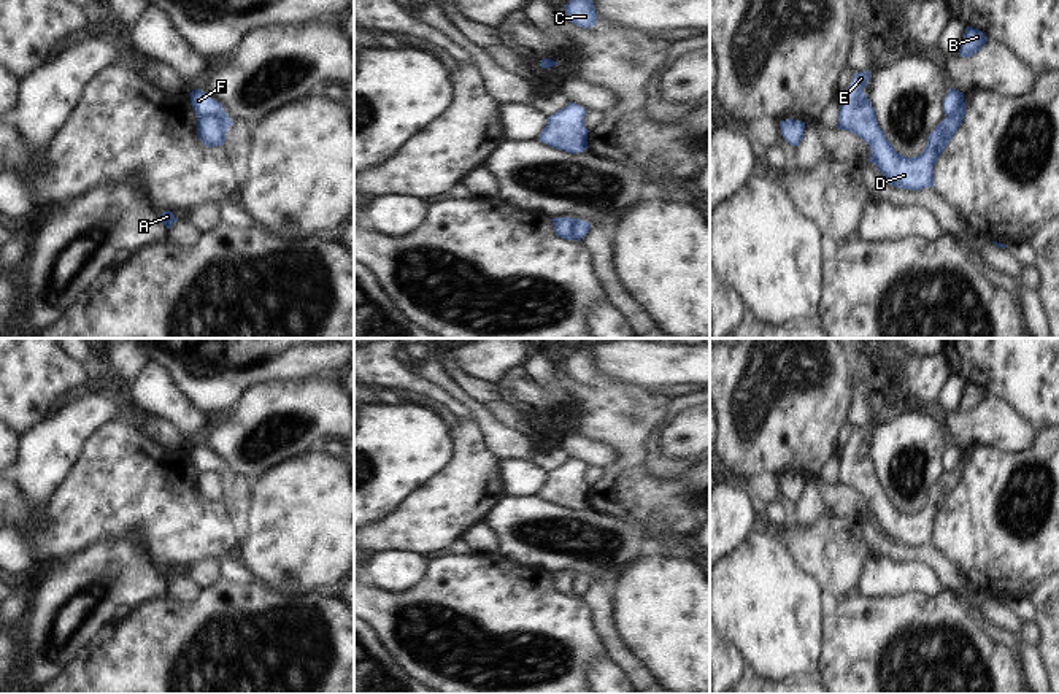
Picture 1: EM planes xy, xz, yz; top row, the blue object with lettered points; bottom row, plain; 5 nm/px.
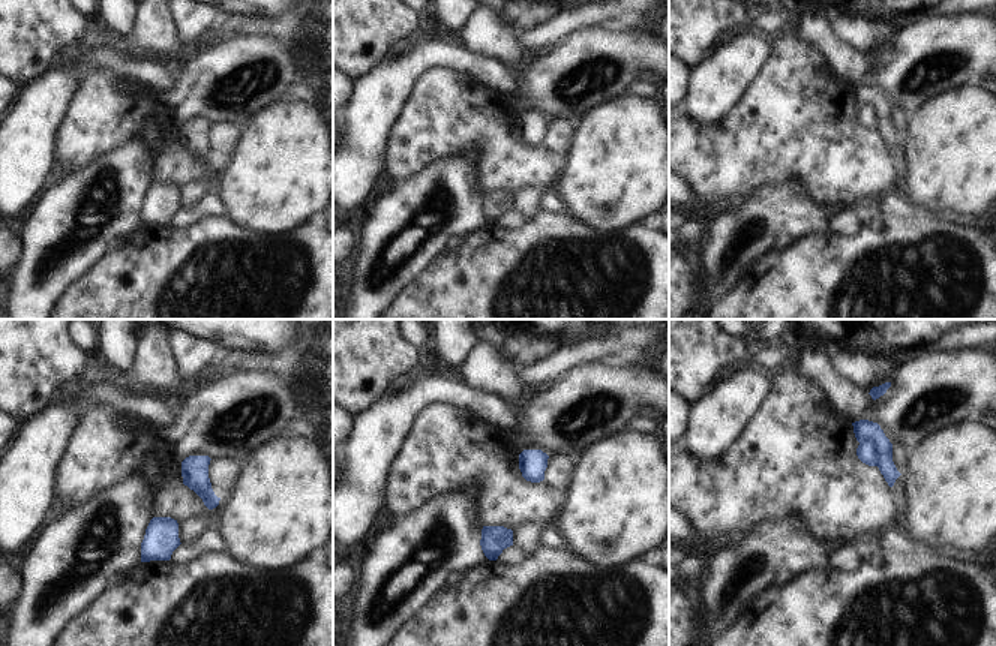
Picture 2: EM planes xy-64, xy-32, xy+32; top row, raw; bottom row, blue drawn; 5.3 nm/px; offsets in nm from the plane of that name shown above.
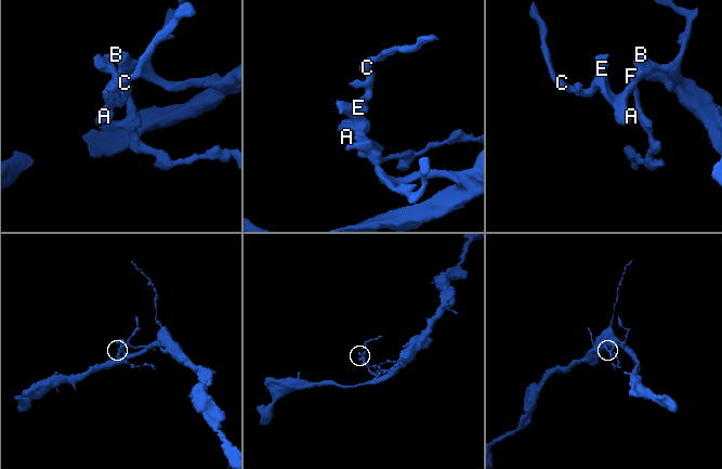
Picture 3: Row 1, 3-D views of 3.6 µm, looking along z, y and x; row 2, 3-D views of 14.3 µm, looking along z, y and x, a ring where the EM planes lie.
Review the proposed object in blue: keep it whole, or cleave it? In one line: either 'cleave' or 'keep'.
cleave

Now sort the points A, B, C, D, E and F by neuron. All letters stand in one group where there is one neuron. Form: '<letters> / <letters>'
A B C D E / F

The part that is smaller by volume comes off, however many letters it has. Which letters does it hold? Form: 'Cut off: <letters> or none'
Cut off: F

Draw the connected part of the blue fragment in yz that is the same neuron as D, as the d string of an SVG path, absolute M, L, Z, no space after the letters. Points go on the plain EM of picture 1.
M868 426L854 429L845 449L838 453L837 484L848 486L868 500L868 518L878 522L891 542L910 546L934 543L934 521L962 480L965 457L929 489L926 505L918 513L905 513L894 505L878 481L875 465L864 449L868 437Z

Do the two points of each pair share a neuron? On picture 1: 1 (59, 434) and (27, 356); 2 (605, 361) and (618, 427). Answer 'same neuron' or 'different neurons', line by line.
1: different neurons
2: different neurons

